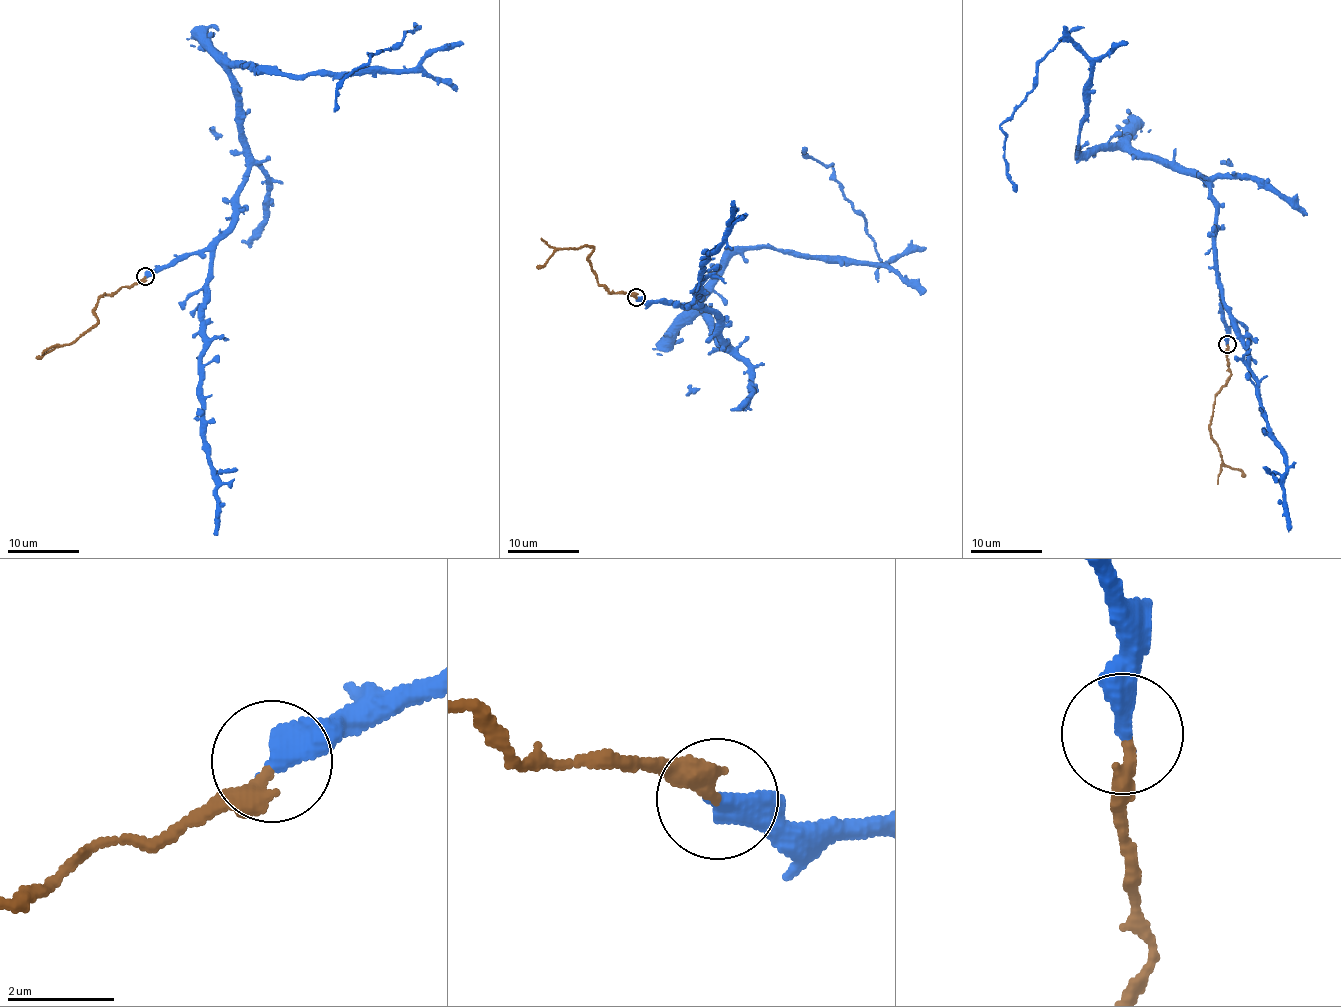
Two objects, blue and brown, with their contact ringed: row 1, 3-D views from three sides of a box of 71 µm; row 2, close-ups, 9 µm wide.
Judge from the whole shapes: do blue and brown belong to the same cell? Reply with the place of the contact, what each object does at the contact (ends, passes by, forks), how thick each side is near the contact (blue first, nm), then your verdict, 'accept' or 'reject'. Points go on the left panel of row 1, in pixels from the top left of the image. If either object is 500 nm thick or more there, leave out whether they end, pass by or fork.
at (145, 276); blue ends there; brown ends there; 460 nm thick on the blue side, 280 nm on the other; reject

